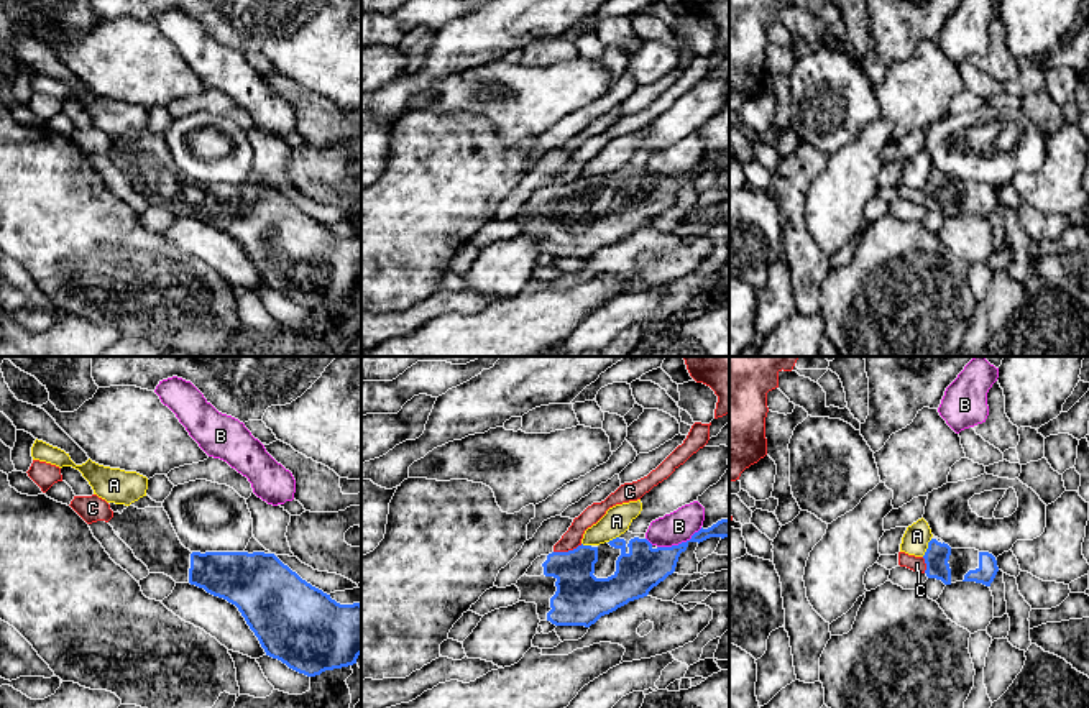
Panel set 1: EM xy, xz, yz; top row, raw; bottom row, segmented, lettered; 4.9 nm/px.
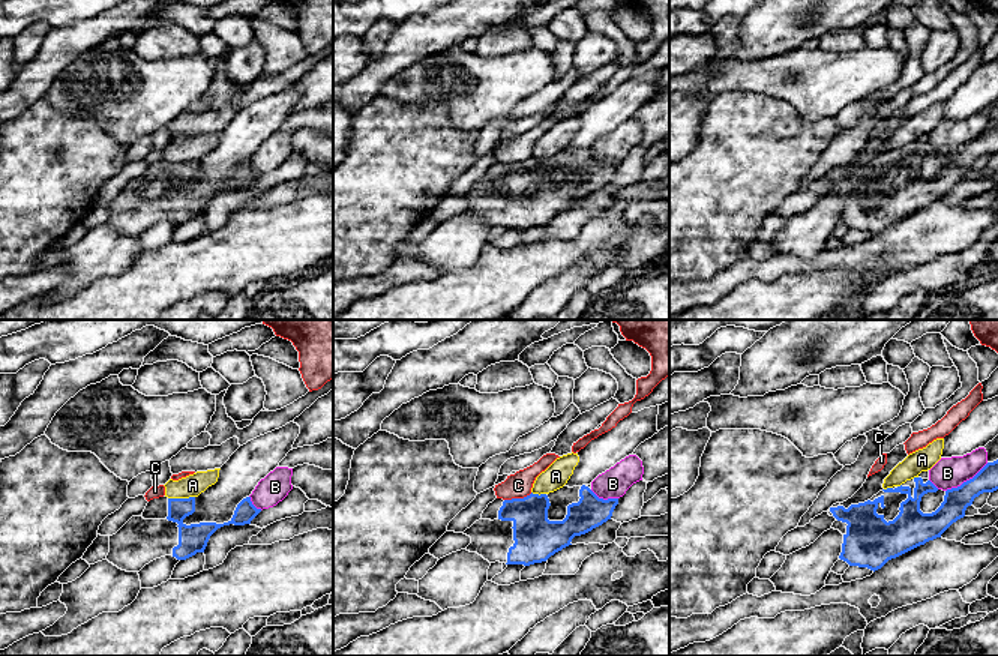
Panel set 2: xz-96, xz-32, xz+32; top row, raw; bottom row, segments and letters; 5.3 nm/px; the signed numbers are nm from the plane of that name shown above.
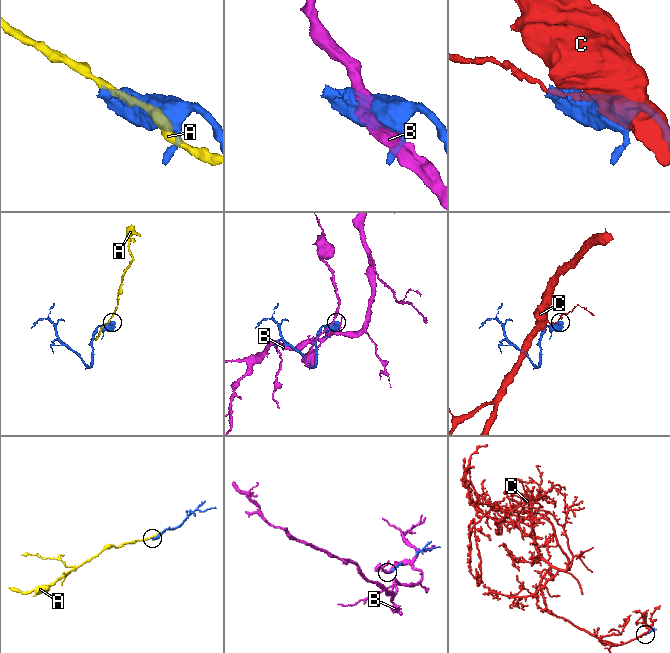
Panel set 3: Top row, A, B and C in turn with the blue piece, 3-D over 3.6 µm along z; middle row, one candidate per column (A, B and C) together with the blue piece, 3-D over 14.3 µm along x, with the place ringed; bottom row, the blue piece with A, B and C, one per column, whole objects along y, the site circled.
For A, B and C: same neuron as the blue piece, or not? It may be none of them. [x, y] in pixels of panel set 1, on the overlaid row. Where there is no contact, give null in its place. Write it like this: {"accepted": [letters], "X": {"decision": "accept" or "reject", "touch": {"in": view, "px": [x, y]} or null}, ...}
{"accepted": [], "A": {"decision": "reject", "touch": {"in": "yz", "px": [928, 547]}}, "B": {"decision": "reject", "touch": {"in": "xz", "px": [679, 544]}}, "C": {"decision": "reject", "touch": {"in": "xz", "px": [569, 551]}}}

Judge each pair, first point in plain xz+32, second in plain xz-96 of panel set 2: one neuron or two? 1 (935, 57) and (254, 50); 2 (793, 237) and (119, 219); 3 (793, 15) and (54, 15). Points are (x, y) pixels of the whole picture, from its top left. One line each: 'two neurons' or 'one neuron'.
1: one neuron
2: two neurons
3: two neurons

